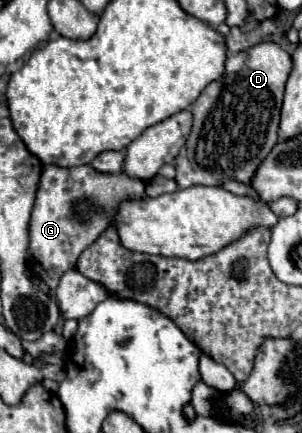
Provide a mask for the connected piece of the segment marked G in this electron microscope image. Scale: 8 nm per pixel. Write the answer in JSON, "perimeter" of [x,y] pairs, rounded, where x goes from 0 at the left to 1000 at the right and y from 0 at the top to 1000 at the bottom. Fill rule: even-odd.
{"perimeter":[[[152,381],[152,390],[132,404],[126,441],[119,441],[119,469],[99,501],[99,566],[93,589],[106,598],[106,621],[119,635],[179,672],[192,663],[192,649],[212,626],[252,617],[258,589],[318,557],[318,547],[358,524],[371,492],[384,487],[391,469],[404,460],[457,460],[477,455],[483,423],[470,413],[444,413],[417,400],[391,404],[331,404],[331,395],[305,395],[298,381],[265,386],[192,386],[192,381]],[[258,460],[291,460],[338,478],[344,487],[298,510],[252,510],[238,497],[238,473]]]}

